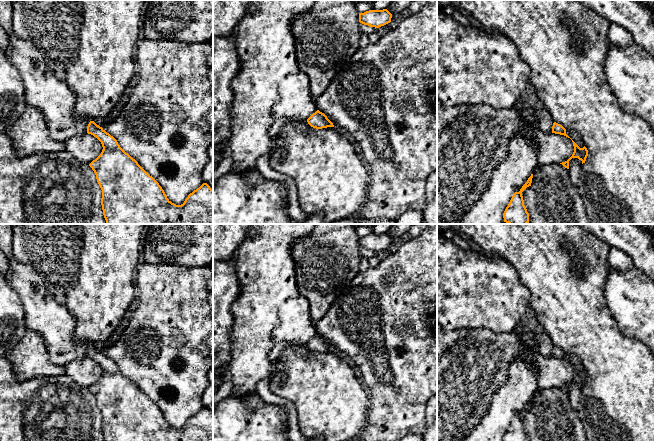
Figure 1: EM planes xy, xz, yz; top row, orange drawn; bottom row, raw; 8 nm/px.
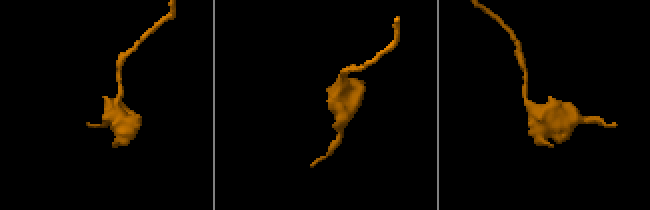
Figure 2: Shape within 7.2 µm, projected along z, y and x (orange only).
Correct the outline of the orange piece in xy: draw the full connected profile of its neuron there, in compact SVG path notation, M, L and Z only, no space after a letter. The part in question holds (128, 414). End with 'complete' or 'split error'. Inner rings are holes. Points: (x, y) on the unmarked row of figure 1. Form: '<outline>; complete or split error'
M90 345L87 357L96 361L103 371L101 378L89 390L102 414L104 441L213 441L213 414L207 407L190 417L183 428L176 429L167 422L159 407L102 351Z; complete

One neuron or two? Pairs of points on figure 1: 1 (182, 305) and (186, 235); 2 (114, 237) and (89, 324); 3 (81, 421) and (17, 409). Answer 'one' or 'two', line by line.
1: two
2: one
3: one

